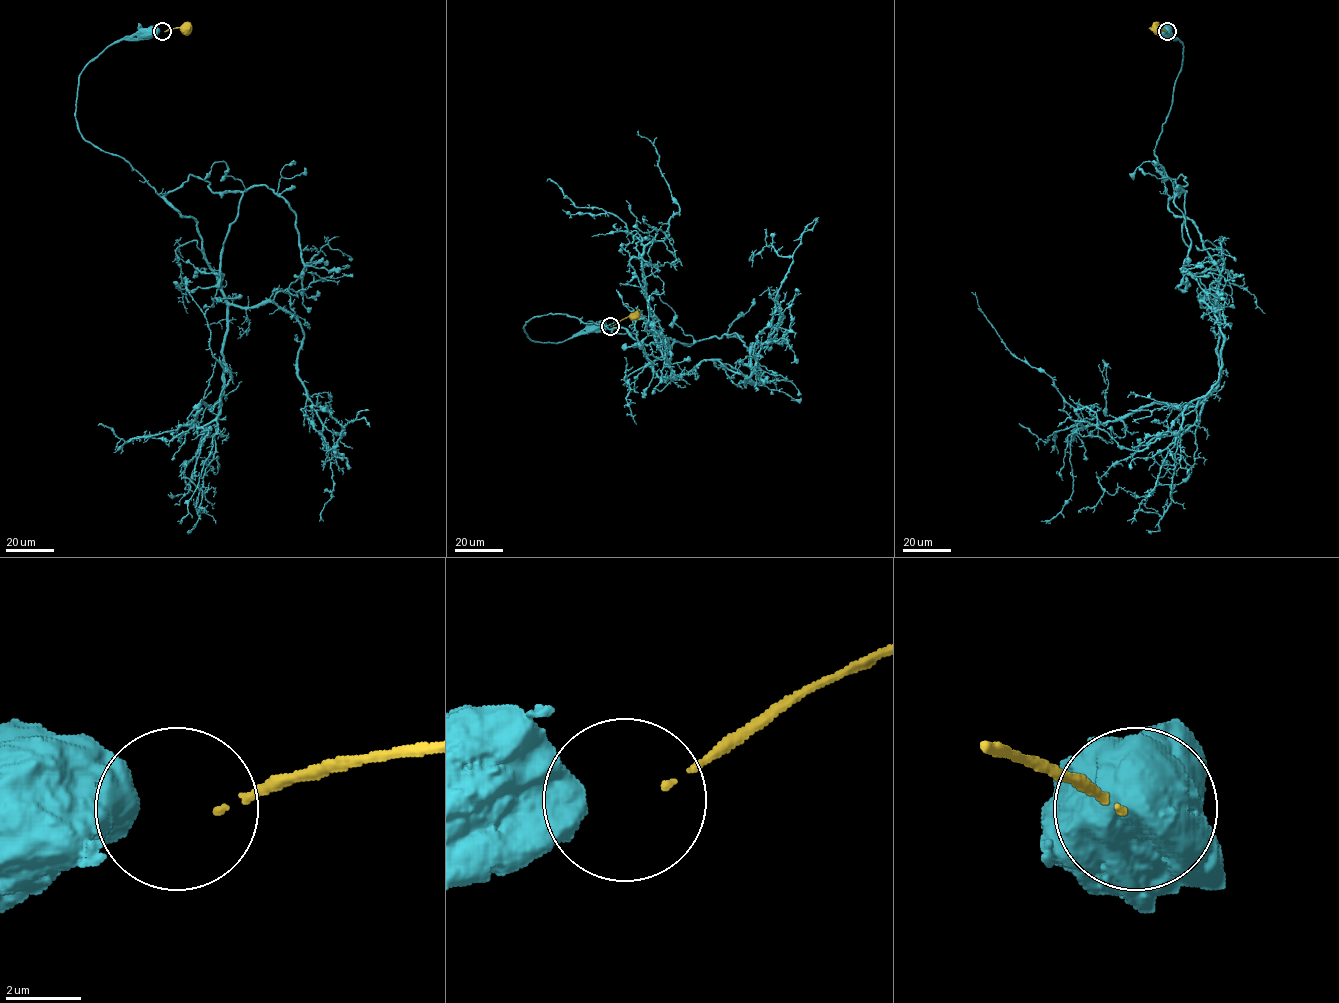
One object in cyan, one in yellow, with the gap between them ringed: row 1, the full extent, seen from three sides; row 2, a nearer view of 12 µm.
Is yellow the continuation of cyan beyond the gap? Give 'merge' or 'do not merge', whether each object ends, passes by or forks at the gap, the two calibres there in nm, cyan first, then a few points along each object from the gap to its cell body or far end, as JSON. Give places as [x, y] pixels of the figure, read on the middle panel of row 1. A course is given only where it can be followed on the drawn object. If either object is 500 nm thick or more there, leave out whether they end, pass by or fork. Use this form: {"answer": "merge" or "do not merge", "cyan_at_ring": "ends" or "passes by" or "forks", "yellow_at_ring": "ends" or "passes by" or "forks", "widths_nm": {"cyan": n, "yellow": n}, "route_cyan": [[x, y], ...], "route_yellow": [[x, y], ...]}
{"answer": "do not merge", "widths_nm": {"cyan": 750, "yellow": 130}, "route_cyan": [[608, 326], [601, 330], [596, 329], [598, 327]], "route_yellow": [[613, 326], [633, 313], [634, 316]]}

